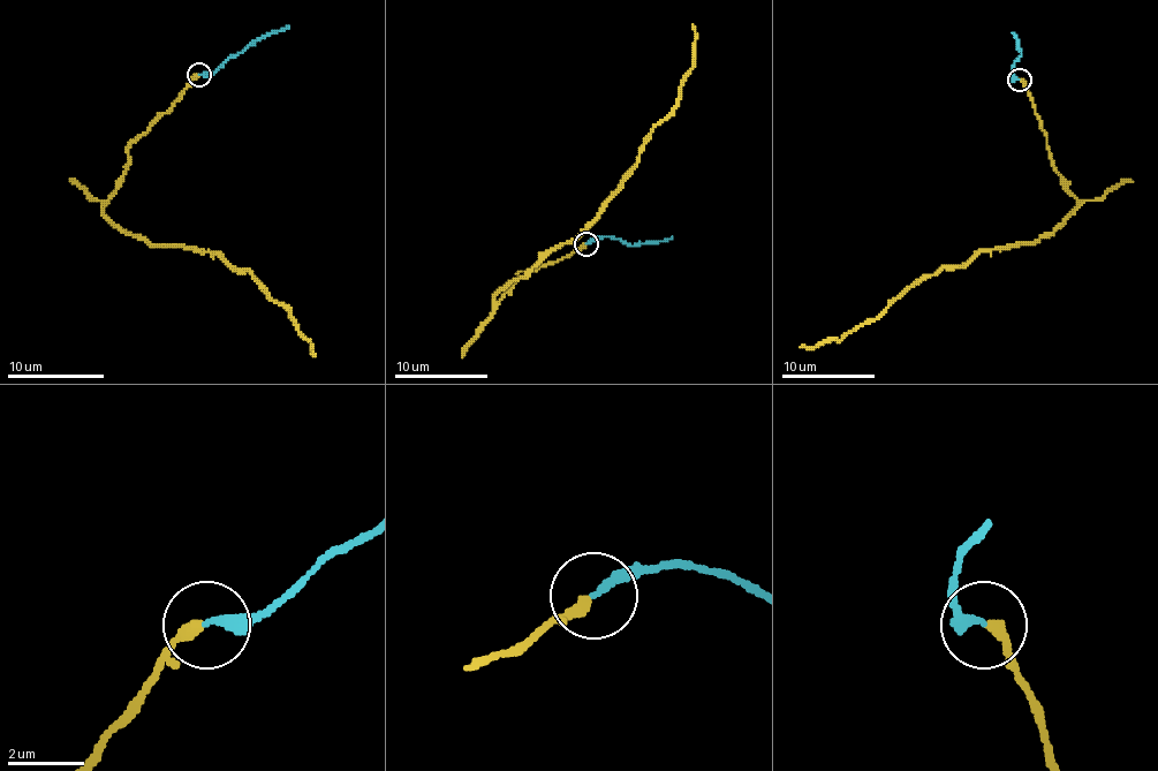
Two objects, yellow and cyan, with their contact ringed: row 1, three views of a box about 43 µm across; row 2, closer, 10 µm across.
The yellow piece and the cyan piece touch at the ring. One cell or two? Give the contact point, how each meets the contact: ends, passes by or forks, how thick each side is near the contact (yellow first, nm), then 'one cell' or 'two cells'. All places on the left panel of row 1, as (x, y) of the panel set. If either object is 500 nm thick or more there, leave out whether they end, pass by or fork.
place (199, 75); yellow ends; cyan ends; calibres 300 and 240 nm; one cell

